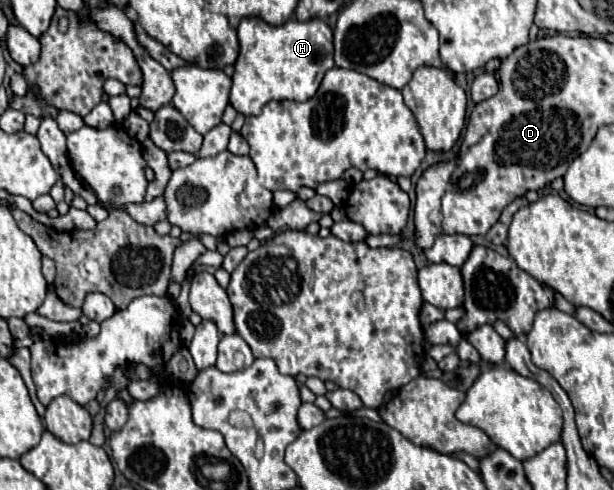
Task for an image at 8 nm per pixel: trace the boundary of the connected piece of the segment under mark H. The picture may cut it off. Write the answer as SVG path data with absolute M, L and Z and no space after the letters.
M245 18L237 28L237 34L241 52L235 62L233 88L229 100L235 106L235 110L245 116L259 114L261 108L271 100L297 100L297 102L309 100L317 92L325 72L333 68L333 32L321 18L311 18L309 22L289 20L281 26L271 26L261 18Z

